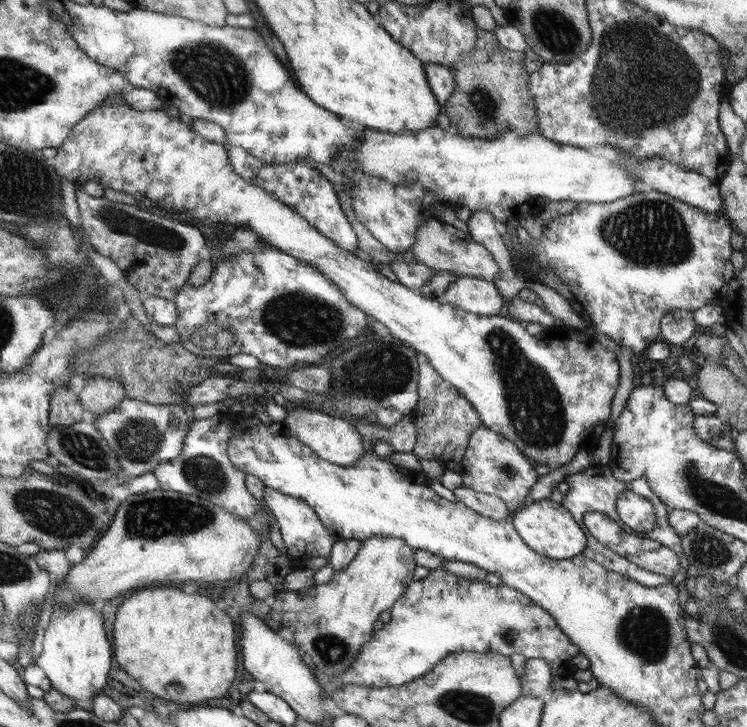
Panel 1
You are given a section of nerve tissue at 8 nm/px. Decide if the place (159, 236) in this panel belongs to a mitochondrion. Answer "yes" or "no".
yes

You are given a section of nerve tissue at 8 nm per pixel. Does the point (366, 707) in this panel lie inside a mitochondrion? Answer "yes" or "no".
no

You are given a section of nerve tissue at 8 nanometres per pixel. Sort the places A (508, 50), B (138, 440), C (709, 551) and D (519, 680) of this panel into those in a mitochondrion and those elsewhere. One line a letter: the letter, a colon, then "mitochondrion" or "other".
A: other
B: mitochondrion
C: mitochondrion
D: other

